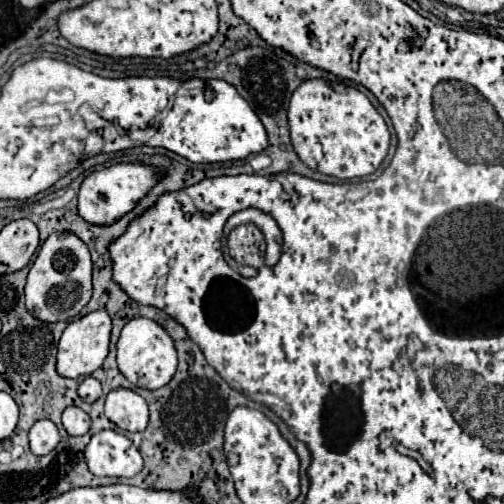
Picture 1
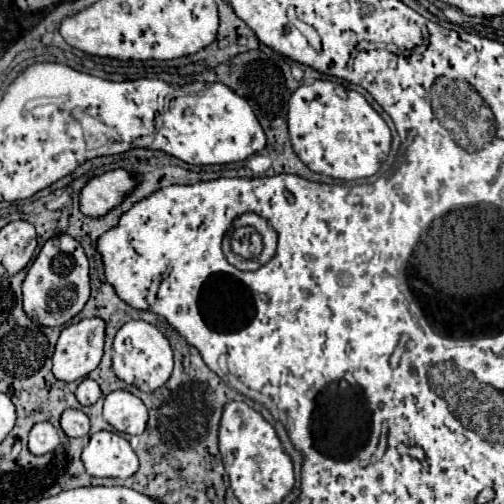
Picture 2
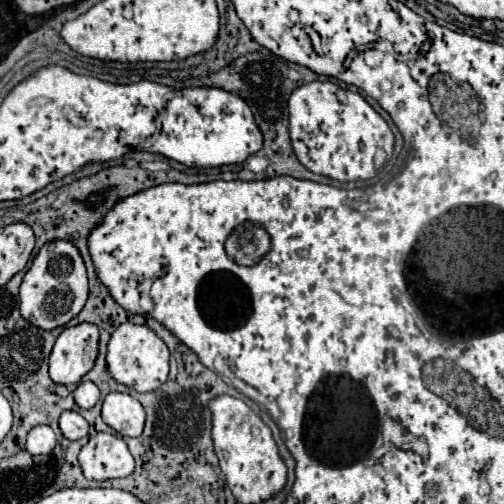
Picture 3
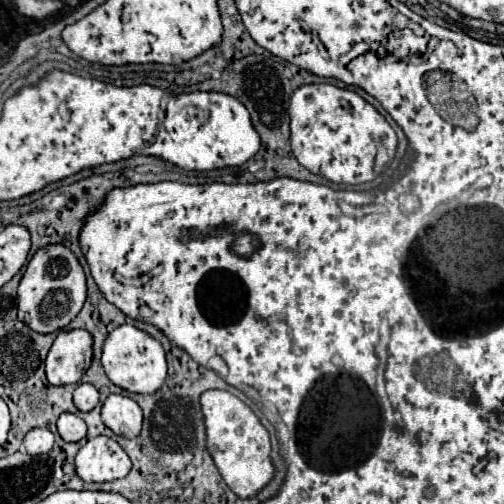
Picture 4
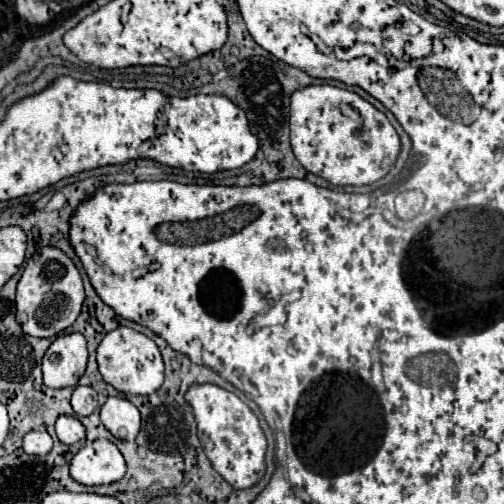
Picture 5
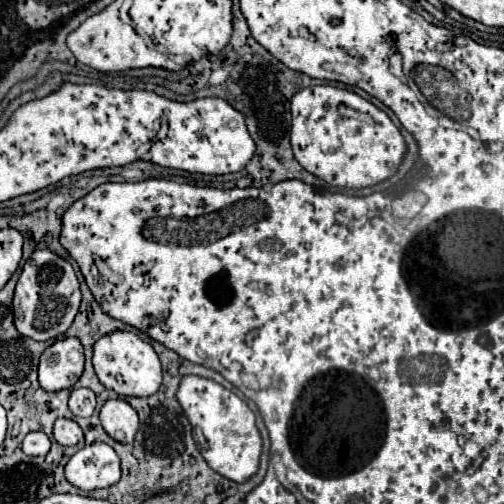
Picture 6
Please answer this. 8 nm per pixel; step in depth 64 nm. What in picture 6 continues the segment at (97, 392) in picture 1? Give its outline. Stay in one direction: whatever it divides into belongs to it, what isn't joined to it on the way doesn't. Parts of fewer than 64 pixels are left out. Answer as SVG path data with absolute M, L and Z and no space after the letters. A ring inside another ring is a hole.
M74 388L68 406L74 416L92 416L96 408L96 394L90 388Z

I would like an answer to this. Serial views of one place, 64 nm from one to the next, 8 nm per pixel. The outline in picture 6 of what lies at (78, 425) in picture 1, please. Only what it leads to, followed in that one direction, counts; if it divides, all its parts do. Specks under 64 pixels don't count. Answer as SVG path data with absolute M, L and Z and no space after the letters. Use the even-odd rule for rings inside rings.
M58 418L54 424L54 438L62 446L76 446L82 442L84 434L82 434L82 428L74 420Z

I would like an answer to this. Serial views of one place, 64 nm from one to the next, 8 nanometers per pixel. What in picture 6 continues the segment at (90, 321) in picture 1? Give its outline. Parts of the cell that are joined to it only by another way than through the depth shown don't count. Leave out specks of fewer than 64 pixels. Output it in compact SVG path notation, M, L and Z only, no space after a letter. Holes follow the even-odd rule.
M76 336L58 338L40 356L38 382L48 392L72 388L84 372L84 348Z

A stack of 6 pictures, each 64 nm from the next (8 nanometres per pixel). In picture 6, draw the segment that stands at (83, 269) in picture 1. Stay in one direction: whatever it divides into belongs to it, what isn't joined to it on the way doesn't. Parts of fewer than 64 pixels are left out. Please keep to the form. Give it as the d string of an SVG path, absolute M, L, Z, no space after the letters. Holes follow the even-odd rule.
M48 248L36 250L26 260L20 280L16 284L12 302L14 324L22 336L34 340L54 340L62 336L74 322L74 316L78 314L80 308L80 300L82 300L80 282L76 278L72 264Z

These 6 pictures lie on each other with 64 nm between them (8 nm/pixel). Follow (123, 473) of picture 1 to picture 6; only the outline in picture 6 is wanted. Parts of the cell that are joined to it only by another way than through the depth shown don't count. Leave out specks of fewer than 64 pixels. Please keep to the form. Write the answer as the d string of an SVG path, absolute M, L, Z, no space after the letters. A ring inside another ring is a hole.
M94 442L80 448L66 464L66 478L82 490L108 488L122 476L120 458L106 442Z

